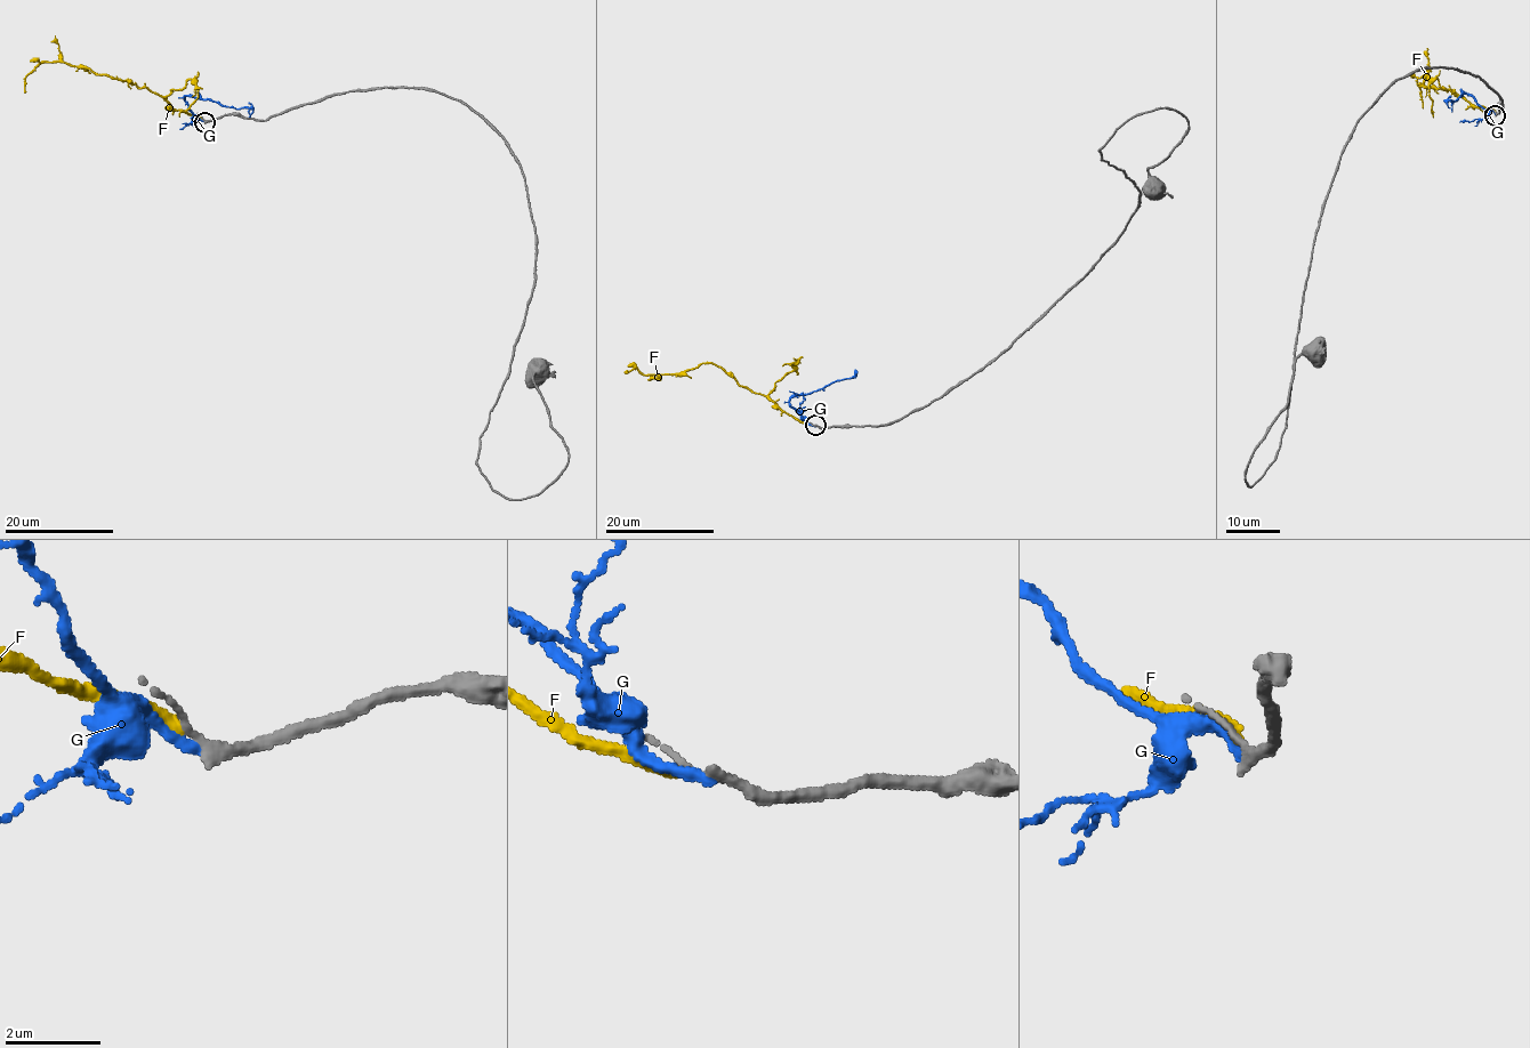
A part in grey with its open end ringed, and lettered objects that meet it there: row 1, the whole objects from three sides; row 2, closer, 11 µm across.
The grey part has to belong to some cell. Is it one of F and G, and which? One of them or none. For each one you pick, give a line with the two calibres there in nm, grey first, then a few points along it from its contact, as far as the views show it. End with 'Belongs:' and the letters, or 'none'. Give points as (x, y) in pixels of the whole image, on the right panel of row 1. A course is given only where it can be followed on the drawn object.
Belongs: none

